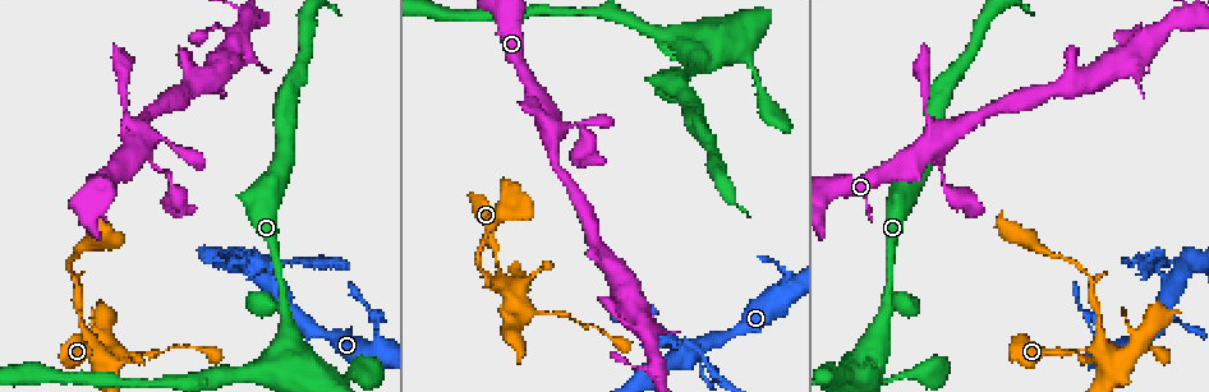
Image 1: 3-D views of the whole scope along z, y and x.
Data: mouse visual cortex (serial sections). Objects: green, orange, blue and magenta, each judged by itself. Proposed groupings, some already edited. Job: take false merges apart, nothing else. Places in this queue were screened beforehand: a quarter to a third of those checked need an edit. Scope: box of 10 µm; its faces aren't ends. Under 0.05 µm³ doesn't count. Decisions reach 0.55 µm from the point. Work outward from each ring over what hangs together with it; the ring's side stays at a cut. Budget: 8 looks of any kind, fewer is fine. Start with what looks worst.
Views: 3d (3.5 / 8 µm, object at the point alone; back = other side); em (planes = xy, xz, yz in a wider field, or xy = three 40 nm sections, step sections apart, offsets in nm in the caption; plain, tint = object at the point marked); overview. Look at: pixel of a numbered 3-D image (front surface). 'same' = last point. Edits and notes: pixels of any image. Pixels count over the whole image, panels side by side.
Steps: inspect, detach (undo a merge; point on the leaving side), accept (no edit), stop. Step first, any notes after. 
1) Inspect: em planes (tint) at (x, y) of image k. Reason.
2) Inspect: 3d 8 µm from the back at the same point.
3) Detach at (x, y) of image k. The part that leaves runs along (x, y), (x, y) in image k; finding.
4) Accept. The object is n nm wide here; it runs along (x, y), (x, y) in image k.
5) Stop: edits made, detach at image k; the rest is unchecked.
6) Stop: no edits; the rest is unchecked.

Inspect: 3d 8 µm at (682, 356) of image 1. Sharp bend.

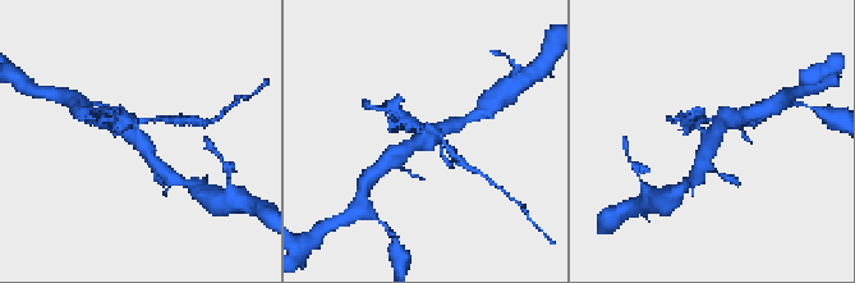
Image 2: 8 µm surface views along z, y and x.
Inspect: em xy step 2 (tint) at the same point. 4 arms meet here; the arms are 150, 150, 400, 400 nm wide; shape alone is not enough.

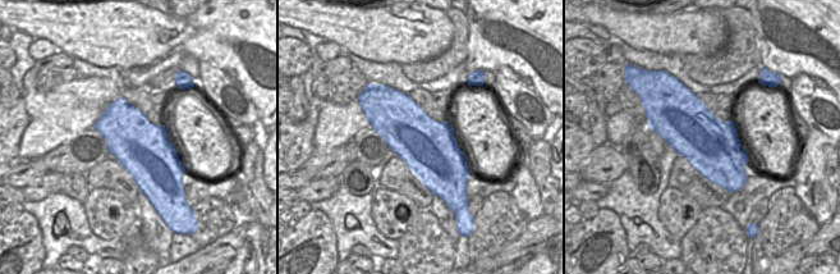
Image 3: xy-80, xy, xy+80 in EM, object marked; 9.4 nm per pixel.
Detach at (405, 124) of image 2. The object is 550 nm wide here; the part that leaves runs along (423, 126), (396, 108), (375, 108) in image 2; a second cell is stuck on.

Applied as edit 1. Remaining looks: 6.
Inspect: 3d 3.5 µm at (125, 353) of image 1. Small branch off a trunk.

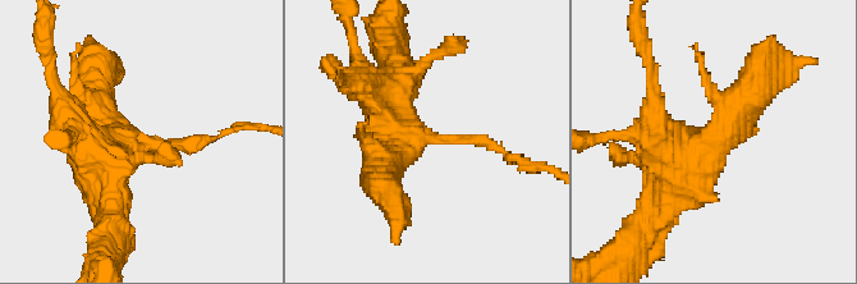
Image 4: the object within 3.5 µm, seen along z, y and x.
Inspect: em xy step 1 (tint) at (420, 136) of image 4.

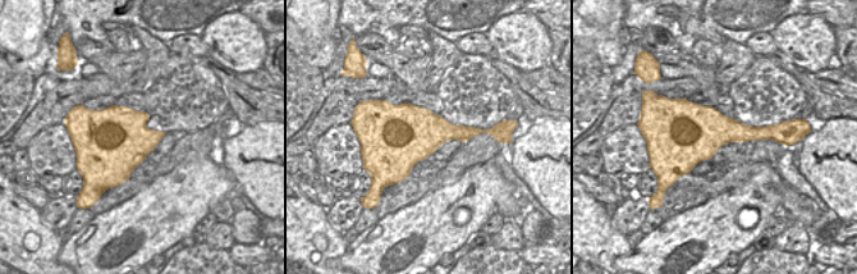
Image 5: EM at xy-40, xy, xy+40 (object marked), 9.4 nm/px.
Accept. It runs along (647, 129), (696, 161), (759, 82) in image 4; one cell here.

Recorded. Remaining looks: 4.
Inspect: 3d 3.5 µm at (672, 37) of image 1. Branch point.

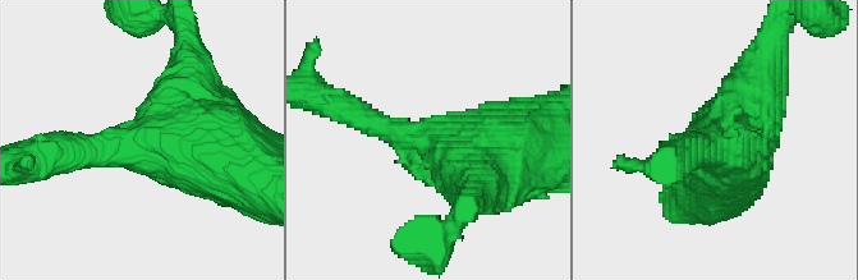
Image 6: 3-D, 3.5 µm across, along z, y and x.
Inspect: em planes (tint) at (714, 145) of image 6. Now the EM.

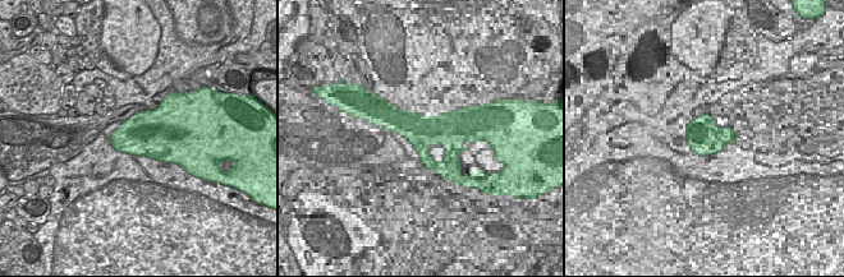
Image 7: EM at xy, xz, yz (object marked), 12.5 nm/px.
Inspect: em xy step 3 (tint) at the same point.

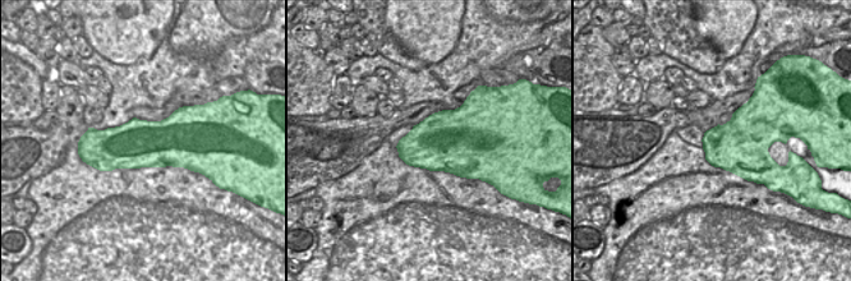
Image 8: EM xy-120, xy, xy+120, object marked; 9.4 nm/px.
Accept. It runs along (472, 174), (452, 138), (342, 109) in image 6; continuous, no second cell.

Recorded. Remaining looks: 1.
Stop: edits made, detach at image 2; the rest is unchecked.

